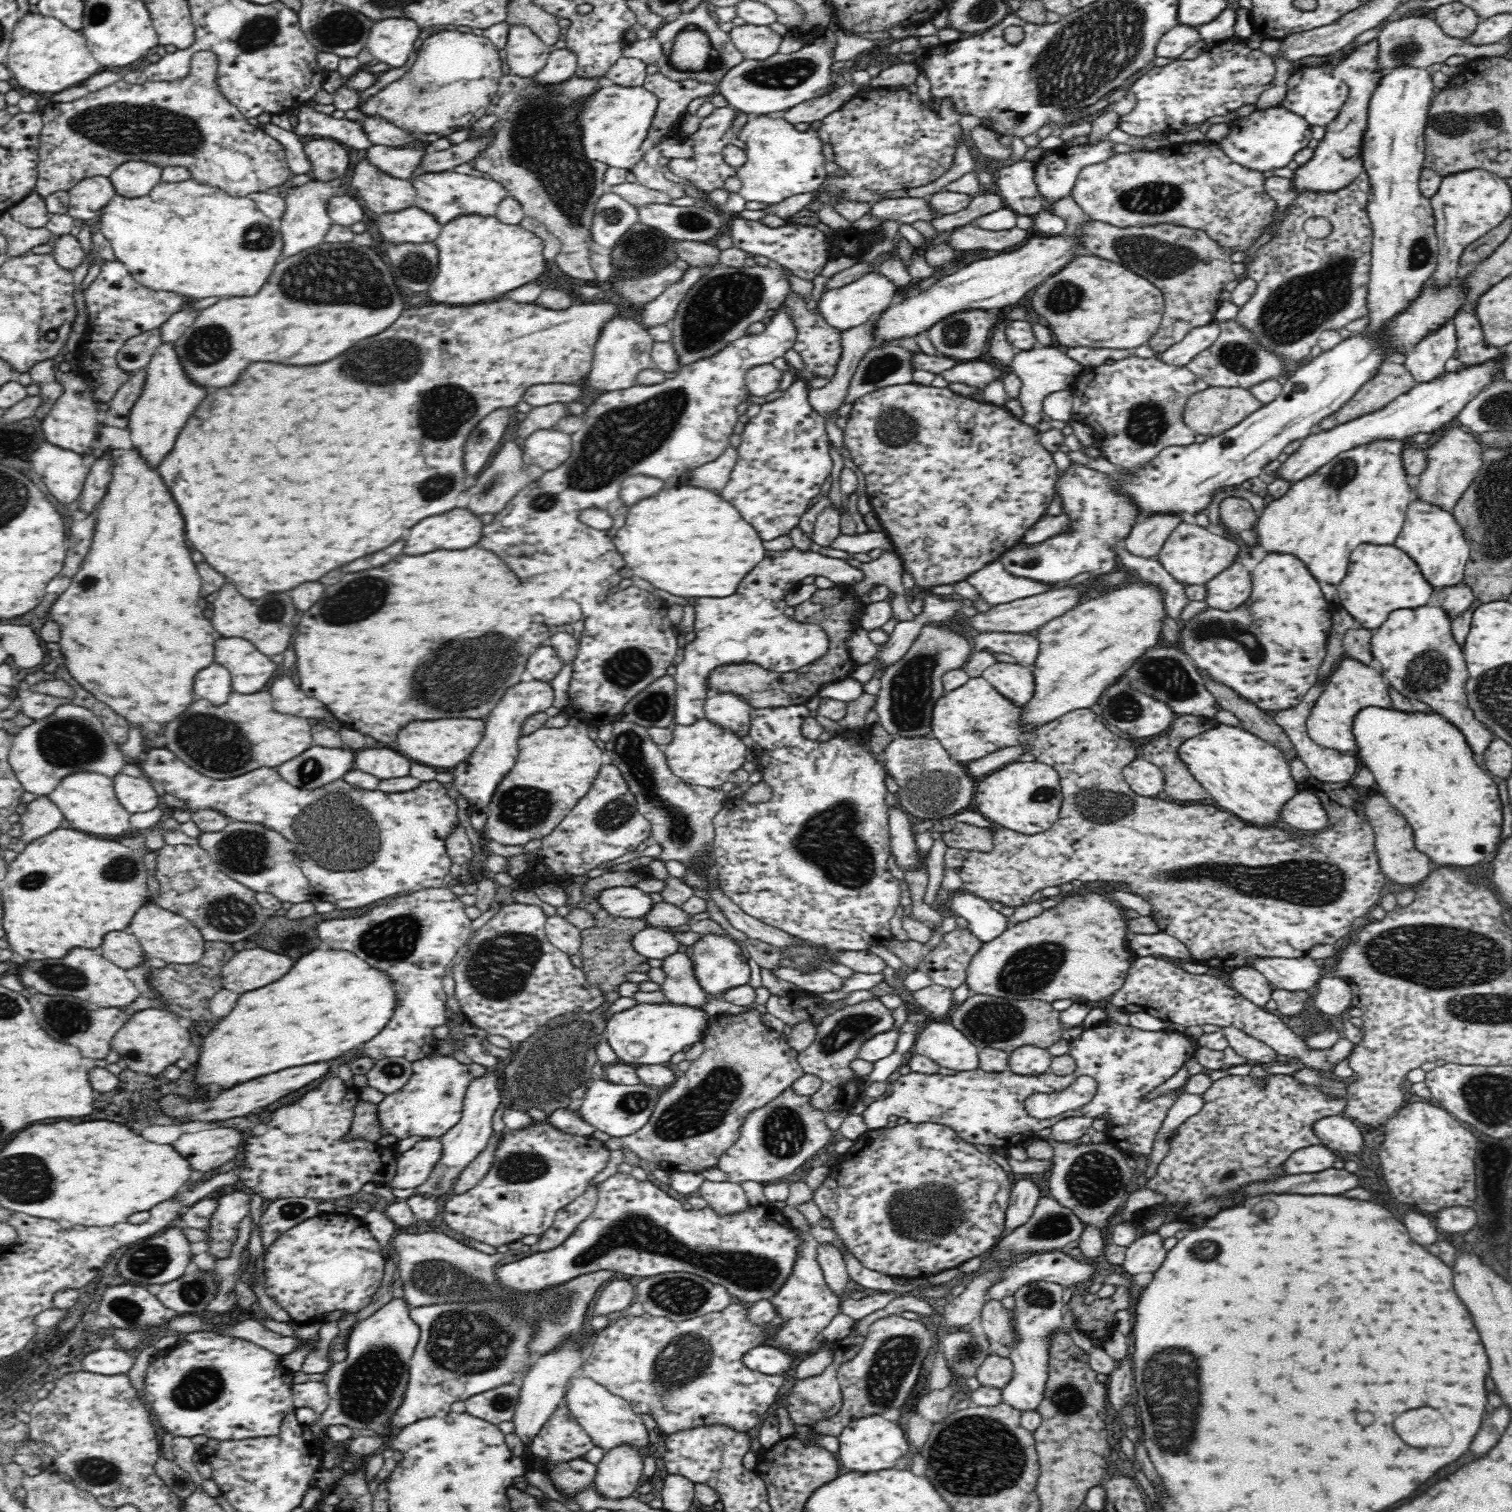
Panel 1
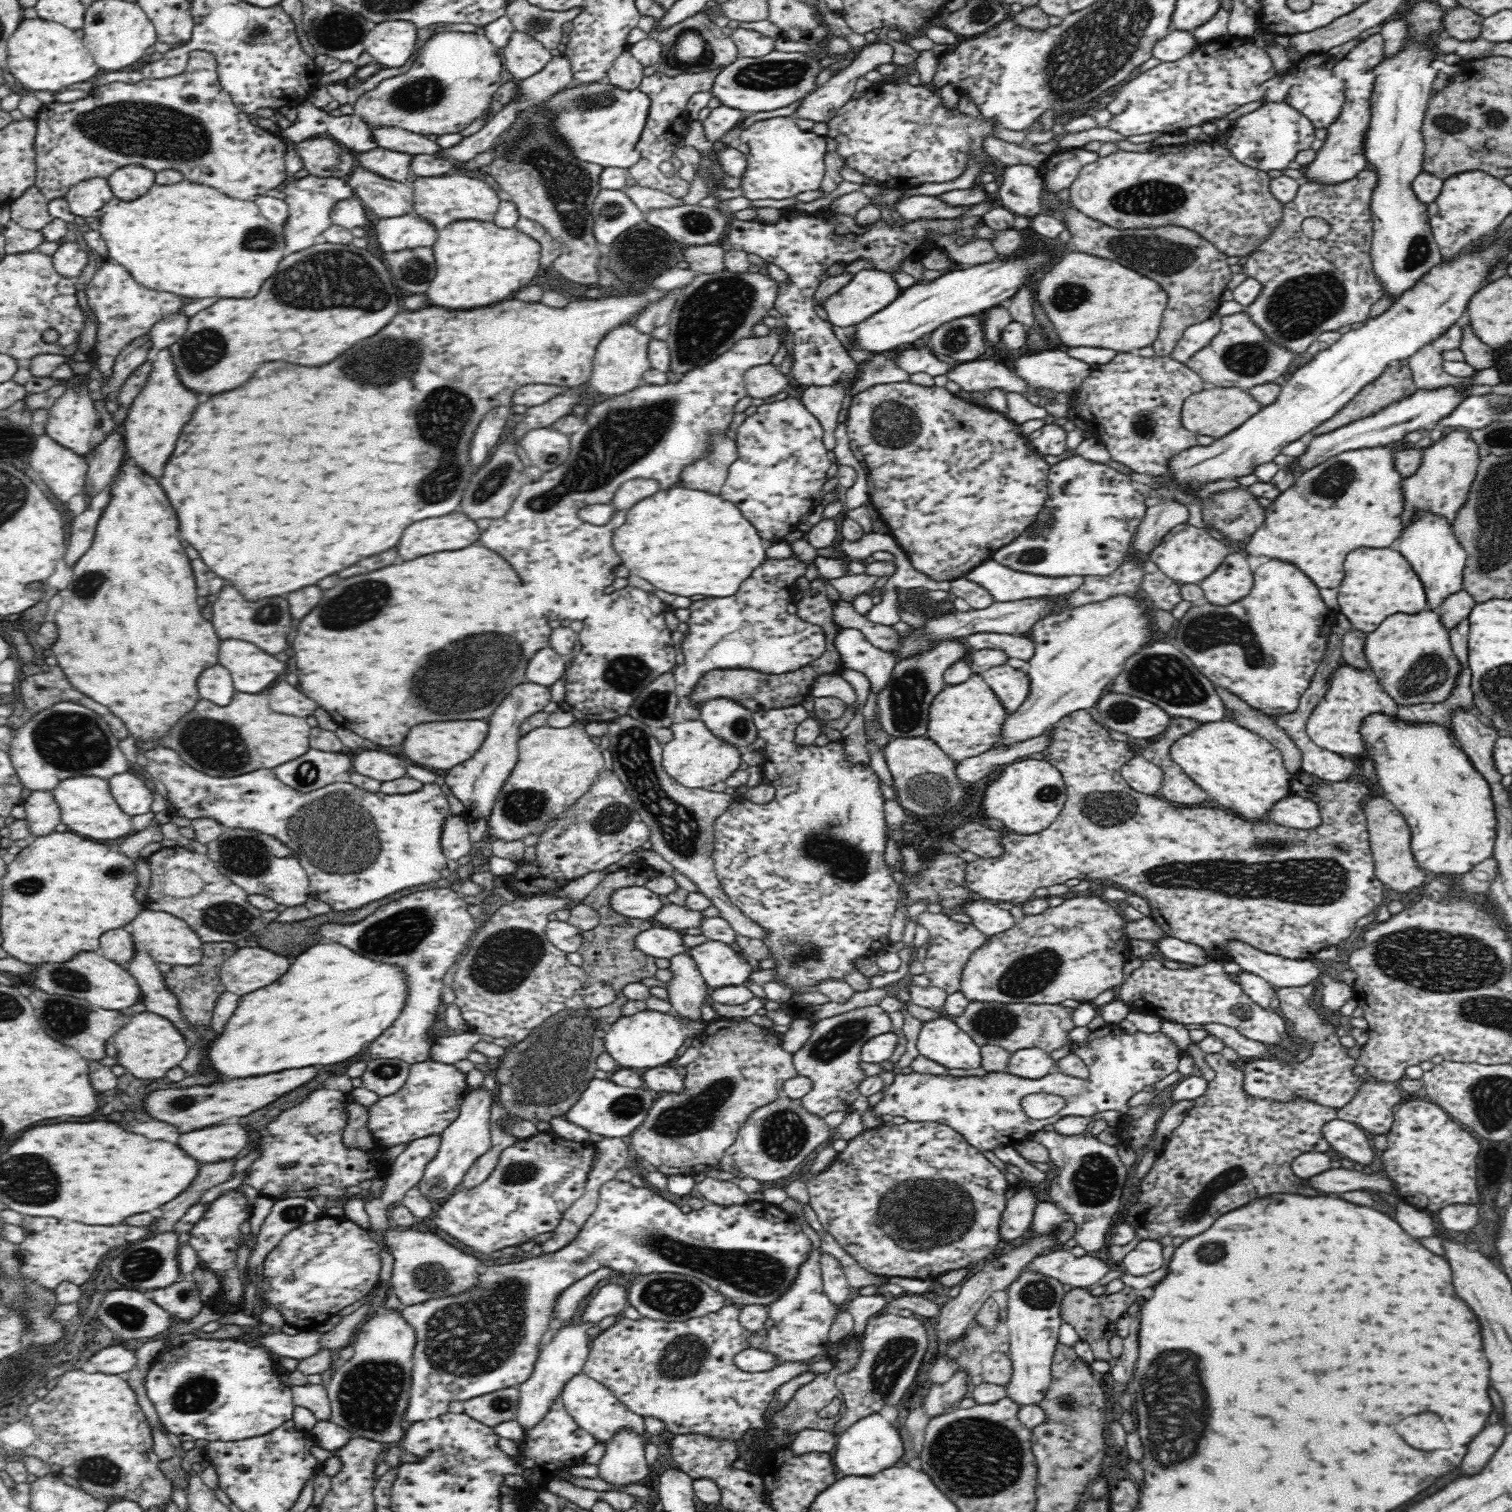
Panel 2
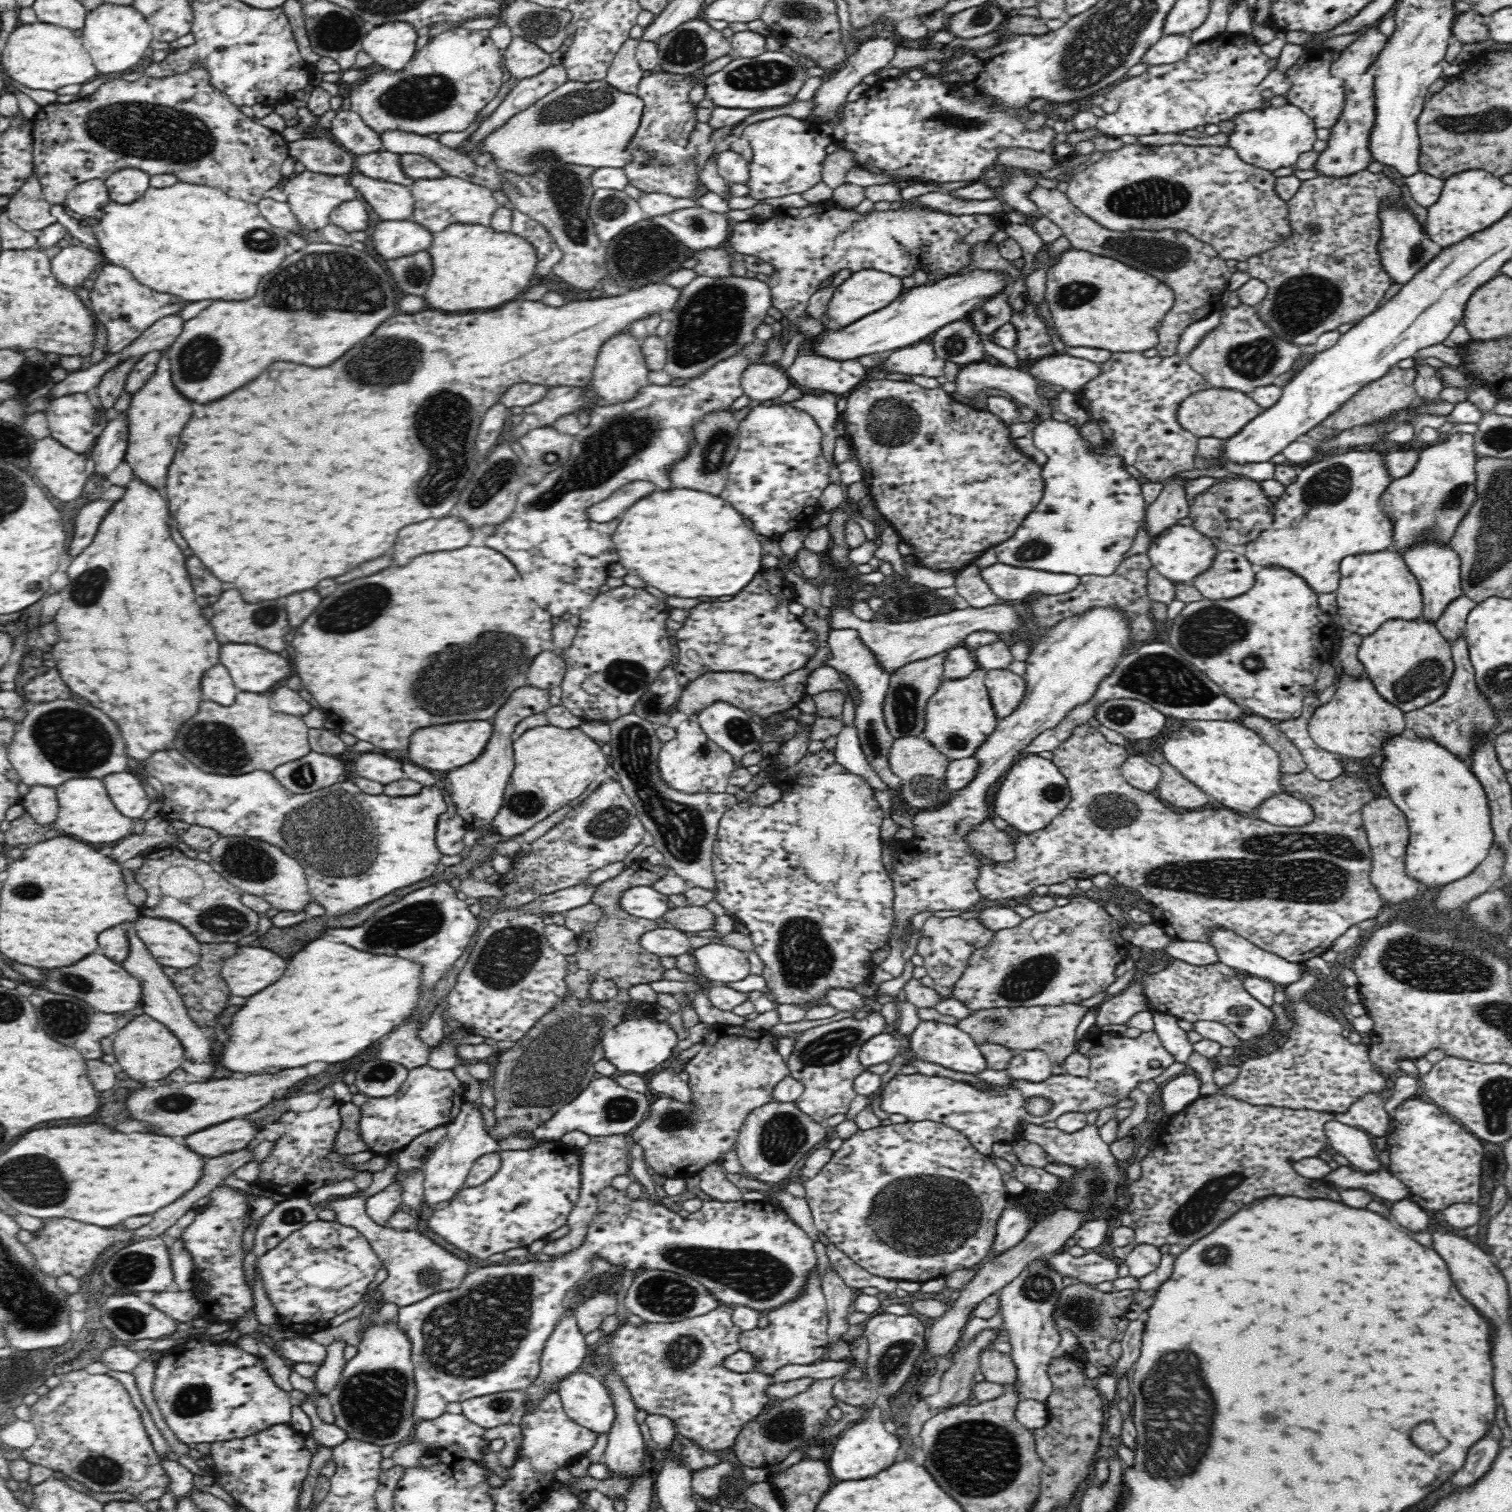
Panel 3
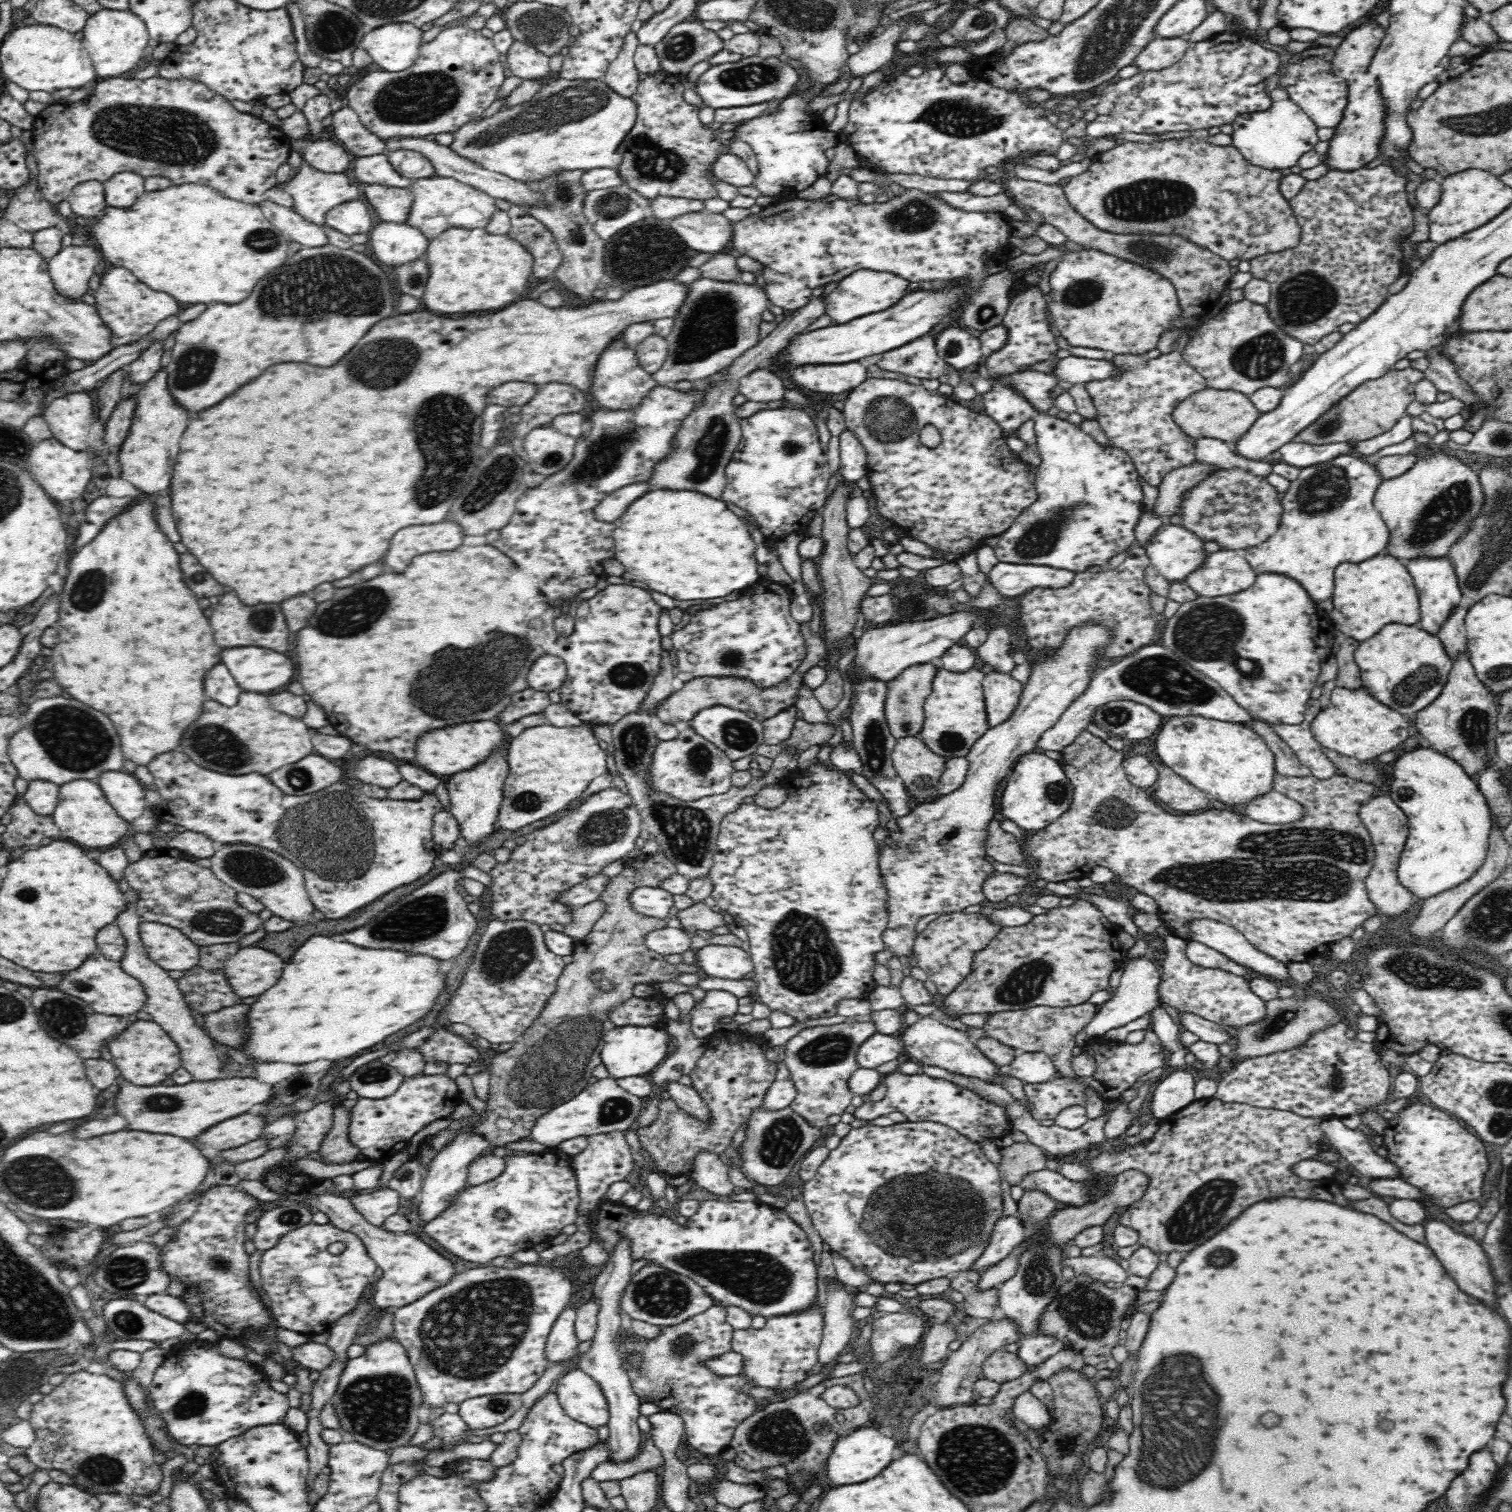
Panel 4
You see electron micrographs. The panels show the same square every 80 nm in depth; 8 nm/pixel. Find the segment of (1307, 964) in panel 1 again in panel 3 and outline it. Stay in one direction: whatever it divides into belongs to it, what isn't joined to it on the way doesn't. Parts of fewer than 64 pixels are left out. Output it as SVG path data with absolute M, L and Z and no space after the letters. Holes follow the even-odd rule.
M1216 929L1209 938L1209 943L1216 949L1218 960L1236 970L1243 970L1248 974L1269 980L1276 984L1277 987L1282 988L1301 980L1304 975L1311 969L1308 968L1304 962L1288 962L1285 958L1277 954L1266 952L1253 945L1246 938L1236 935L1234 931L1228 929Z

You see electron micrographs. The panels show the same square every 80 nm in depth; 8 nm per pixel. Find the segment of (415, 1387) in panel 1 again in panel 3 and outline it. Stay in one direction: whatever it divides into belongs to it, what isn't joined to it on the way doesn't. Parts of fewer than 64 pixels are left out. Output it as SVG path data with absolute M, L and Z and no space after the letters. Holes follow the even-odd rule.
M610 1184L599 1192L599 1208L586 1232L584 1242L566 1254L546 1261L512 1264L504 1261L499 1265L481 1267L469 1272L462 1286L456 1290L428 1295L420 1302L399 1307L397 1325L412 1340L411 1361L416 1383L413 1417L432 1420L446 1412L448 1402L462 1403L469 1398L506 1390L522 1391L522 1388L530 1386L540 1374L540 1358L547 1338L567 1314L568 1309L564 1306L566 1294L583 1280L596 1259L604 1259L614 1267L637 1273L650 1269L693 1277L722 1304L737 1304L763 1312L778 1308L800 1295L806 1274L817 1266L816 1252L812 1247L814 1240L780 1206L765 1201L718 1202L712 1199L704 1201L700 1210L682 1217L645 1194L633 1198L628 1196L626 1189L616 1189Z

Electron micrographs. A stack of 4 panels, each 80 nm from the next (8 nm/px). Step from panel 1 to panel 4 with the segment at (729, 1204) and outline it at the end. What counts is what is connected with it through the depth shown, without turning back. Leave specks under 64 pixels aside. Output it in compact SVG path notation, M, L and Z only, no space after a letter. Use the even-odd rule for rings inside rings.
M698 1154L698 1158L696 1158L696 1161L694 1161L693 1171L691 1172L690 1176L694 1178L695 1183L698 1184L700 1188L704 1188L704 1190L708 1190L708 1192L718 1196L730 1196L733 1194L735 1187L730 1181L728 1169L728 1166L726 1166L726 1164L720 1160L718 1155Z

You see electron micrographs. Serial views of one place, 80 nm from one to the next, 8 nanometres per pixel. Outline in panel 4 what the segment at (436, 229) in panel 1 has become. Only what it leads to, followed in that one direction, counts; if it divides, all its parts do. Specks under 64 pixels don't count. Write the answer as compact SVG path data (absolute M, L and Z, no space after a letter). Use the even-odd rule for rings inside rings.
M382 221L370 231L369 239L376 260L391 267L416 260L429 245L429 238L407 222Z

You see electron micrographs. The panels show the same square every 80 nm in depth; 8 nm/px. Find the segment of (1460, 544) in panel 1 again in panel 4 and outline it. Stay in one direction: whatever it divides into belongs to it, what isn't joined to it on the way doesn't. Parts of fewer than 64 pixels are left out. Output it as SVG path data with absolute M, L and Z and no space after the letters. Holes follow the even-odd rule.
M1419 557L1404 562L1408 572L1413 576L1416 589L1419 593L1421 618L1418 625L1430 634L1438 634L1440 626L1446 622L1452 608L1457 606L1462 598L1462 590L1457 582L1452 558L1446 557Z

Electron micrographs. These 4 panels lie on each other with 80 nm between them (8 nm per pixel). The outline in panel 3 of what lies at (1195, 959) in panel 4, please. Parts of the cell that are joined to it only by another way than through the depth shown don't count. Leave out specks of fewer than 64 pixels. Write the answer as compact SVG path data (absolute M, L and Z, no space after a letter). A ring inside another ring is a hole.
M1172 938L1164 949L1171 960L1178 959L1194 966L1206 966L1219 961L1216 949L1210 943Z

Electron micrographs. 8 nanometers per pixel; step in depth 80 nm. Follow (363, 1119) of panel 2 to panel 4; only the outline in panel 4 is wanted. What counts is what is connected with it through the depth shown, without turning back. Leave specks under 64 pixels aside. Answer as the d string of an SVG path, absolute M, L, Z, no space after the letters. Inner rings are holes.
M338 1104L333 1110L335 1116L333 1129L327 1134L328 1138L324 1140L319 1152L324 1162L342 1164L342 1162L352 1162L360 1155L360 1149L350 1141L351 1110L352 1108L342 1104Z

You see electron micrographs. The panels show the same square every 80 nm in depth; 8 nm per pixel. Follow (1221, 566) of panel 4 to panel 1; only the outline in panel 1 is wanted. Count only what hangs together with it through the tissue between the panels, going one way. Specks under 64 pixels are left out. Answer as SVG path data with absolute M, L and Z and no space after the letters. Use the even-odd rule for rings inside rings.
M1234 562L1228 570L1216 575L1205 584L1208 589L1205 602L1209 608L1218 610L1236 610L1250 598L1252 590L1251 574Z

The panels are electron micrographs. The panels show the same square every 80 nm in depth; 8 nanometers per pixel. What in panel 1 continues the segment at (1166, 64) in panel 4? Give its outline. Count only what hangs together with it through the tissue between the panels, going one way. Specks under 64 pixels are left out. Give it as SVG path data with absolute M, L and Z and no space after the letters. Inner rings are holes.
M1178 23L1178 26L1170 29L1158 41L1156 55L1162 58L1178 58L1200 39L1201 34L1196 26Z

